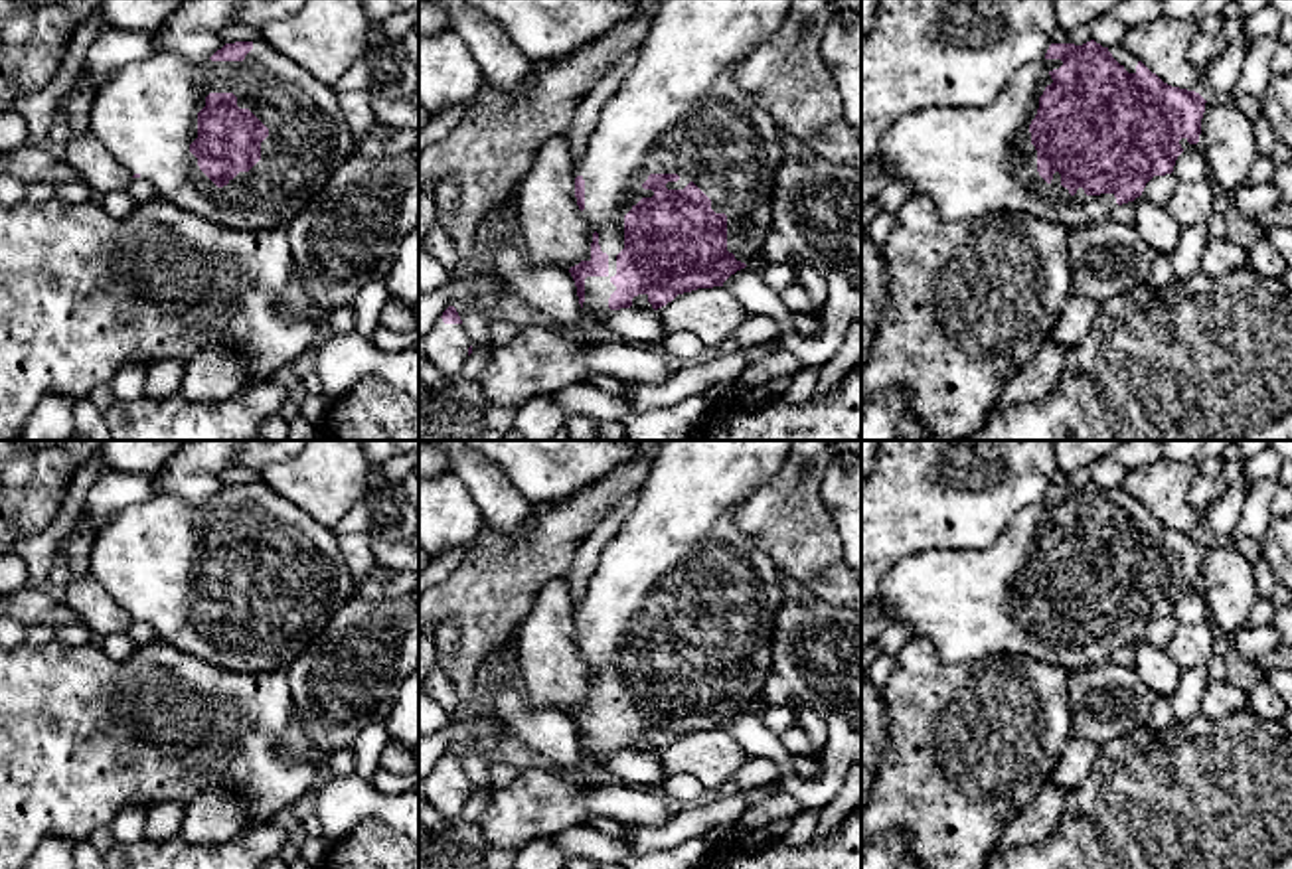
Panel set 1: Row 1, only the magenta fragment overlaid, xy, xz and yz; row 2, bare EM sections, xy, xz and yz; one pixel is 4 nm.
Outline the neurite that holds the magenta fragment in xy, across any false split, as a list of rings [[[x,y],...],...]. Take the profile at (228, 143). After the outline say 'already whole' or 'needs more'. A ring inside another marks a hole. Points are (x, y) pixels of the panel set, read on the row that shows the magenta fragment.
[[[265,41],[225,43],[200,63],[162,51],[115,69],[95,95],[89,130],[132,178],[152,184],[158,198],[247,231],[286,229],[356,150],[336,91]]]; needs more

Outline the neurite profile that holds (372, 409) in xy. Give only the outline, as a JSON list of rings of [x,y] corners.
[[[377,377],[332,401],[316,440],[419,440],[419,399]]]

